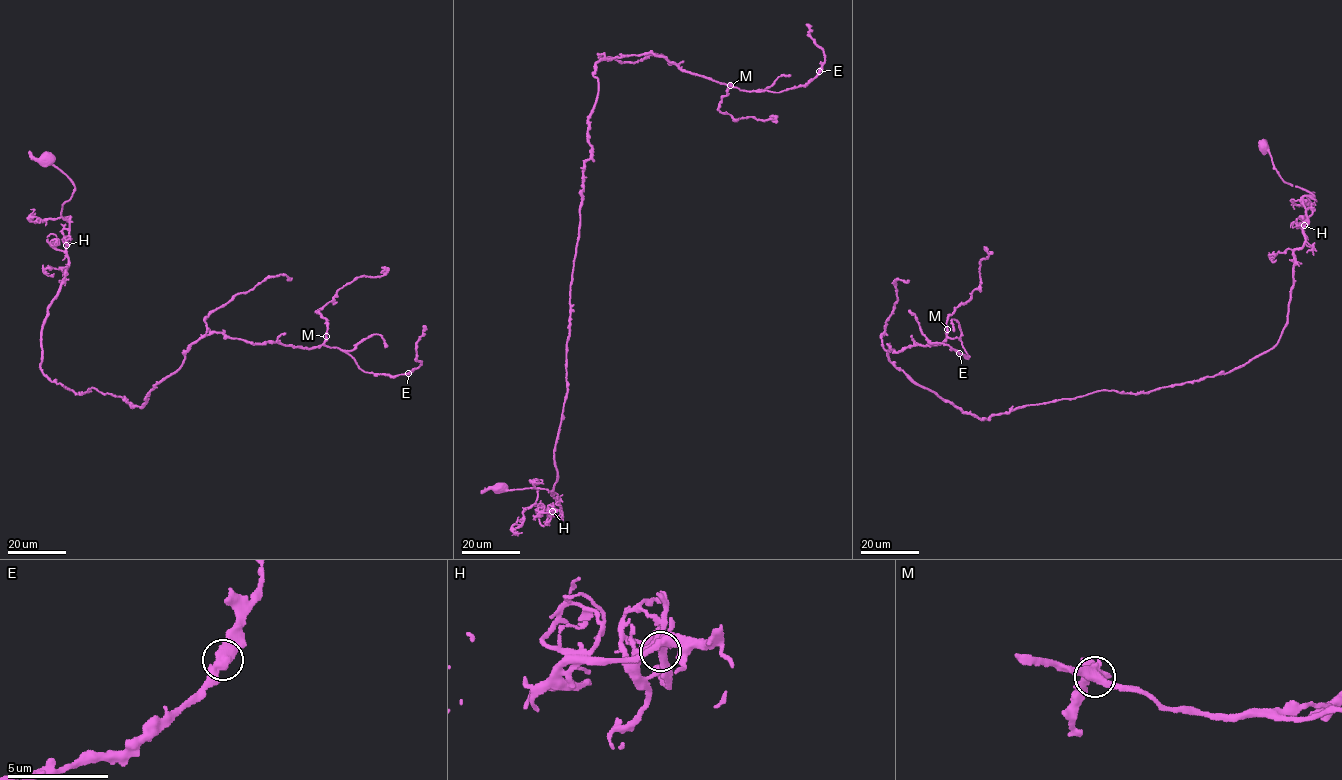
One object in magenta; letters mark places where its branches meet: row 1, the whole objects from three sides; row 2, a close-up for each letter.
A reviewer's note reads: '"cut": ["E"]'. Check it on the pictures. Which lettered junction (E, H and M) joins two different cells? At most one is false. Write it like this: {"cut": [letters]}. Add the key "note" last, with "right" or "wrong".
{"cut": [], "note": "wrong"}

